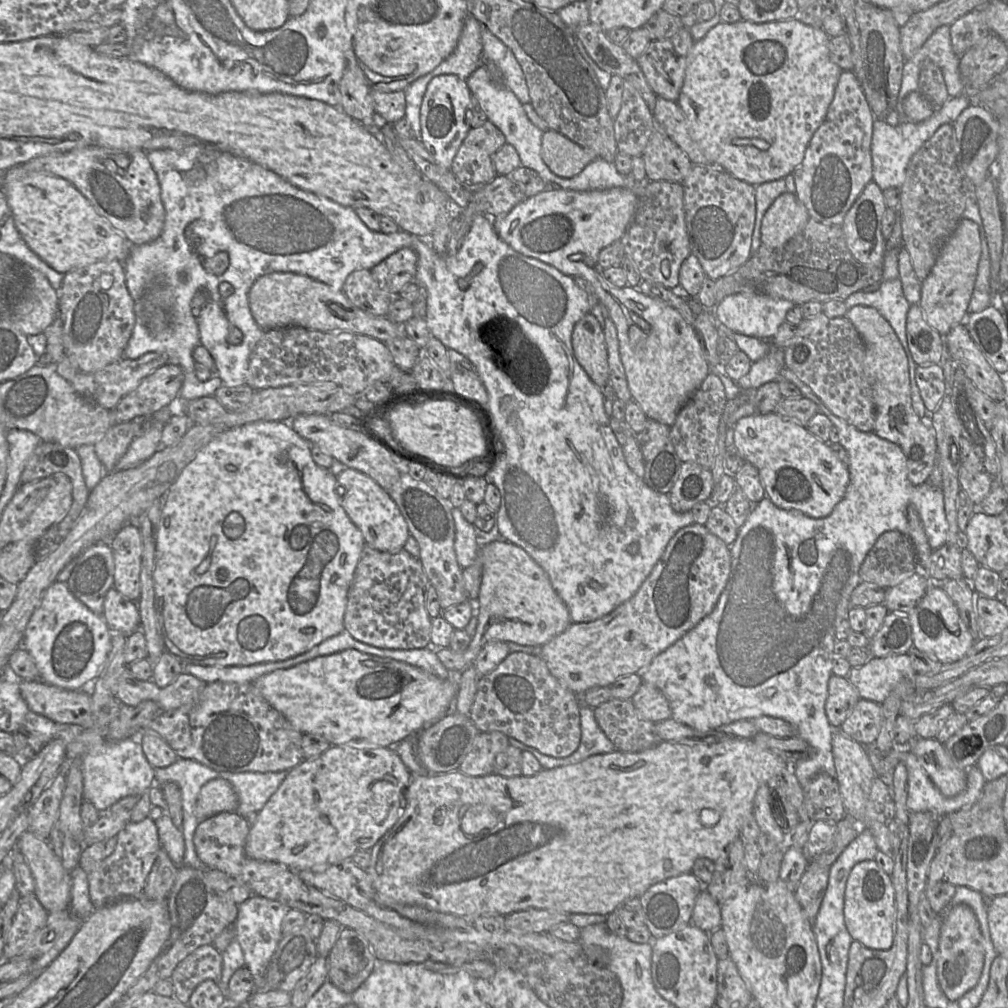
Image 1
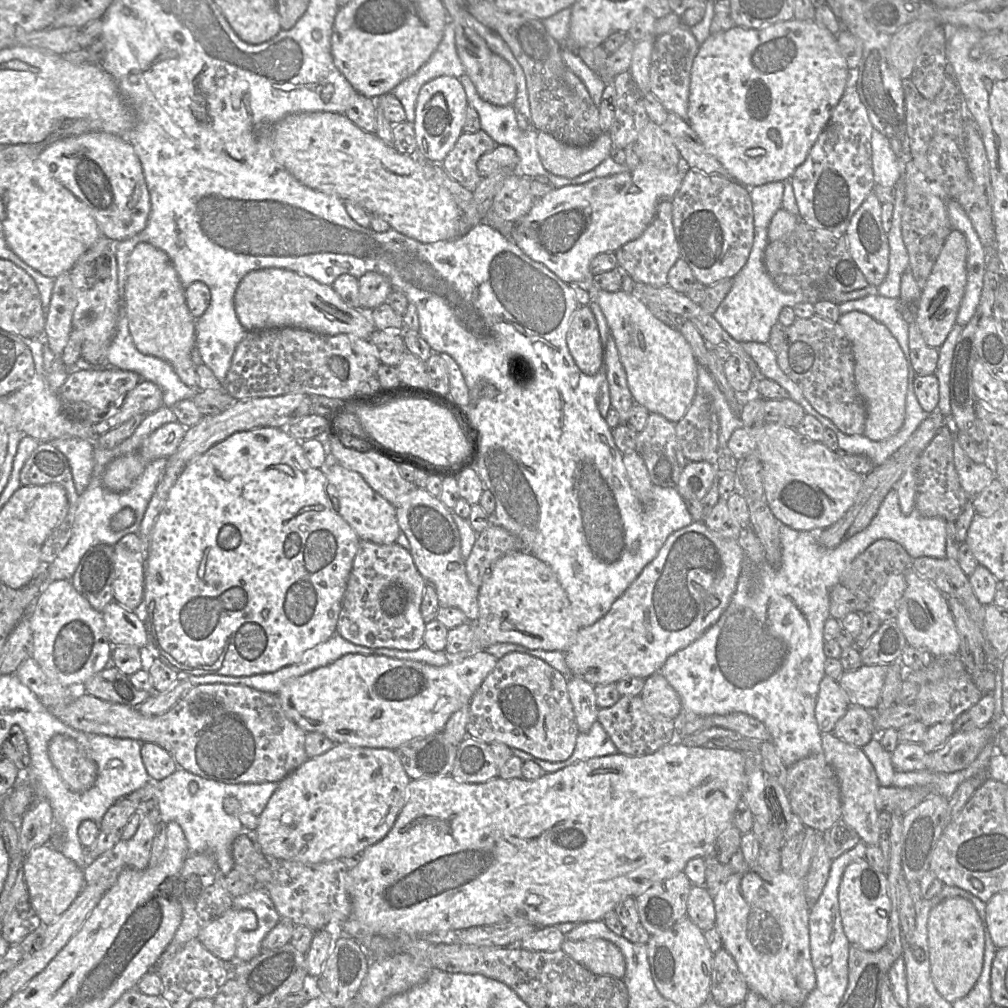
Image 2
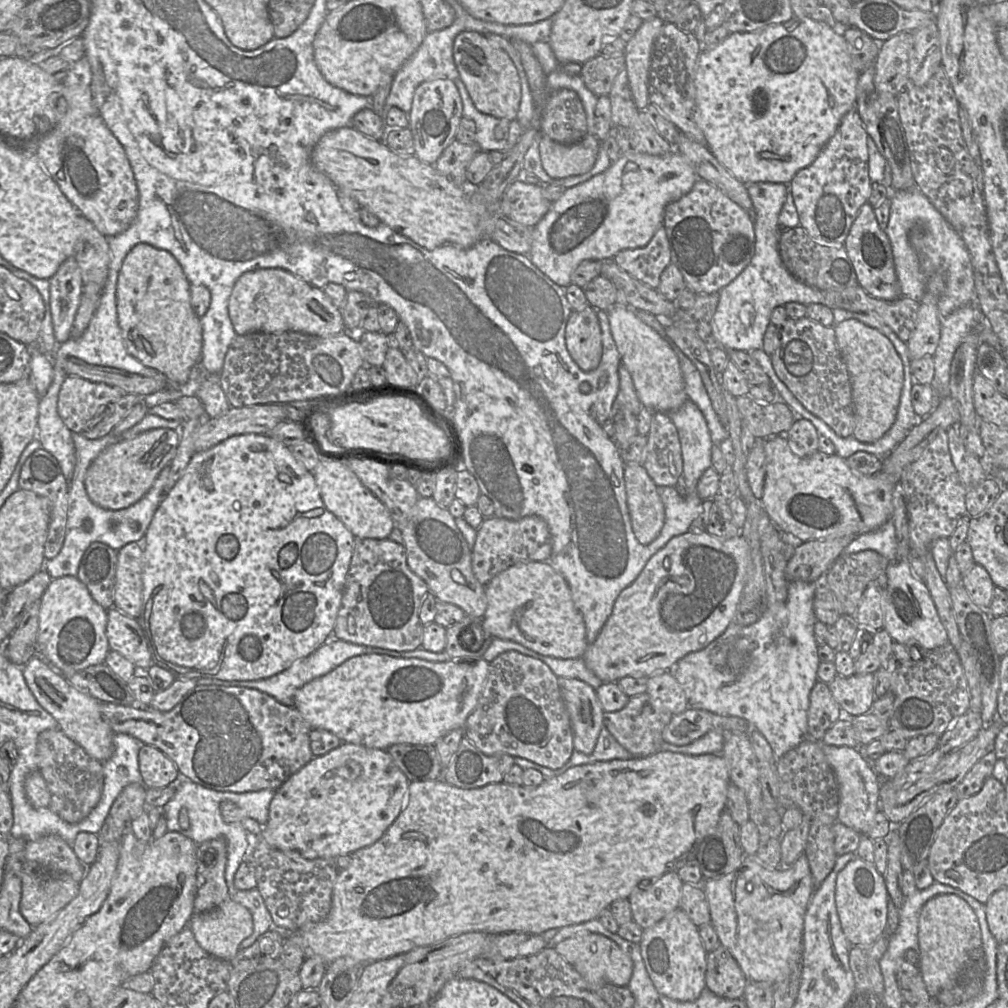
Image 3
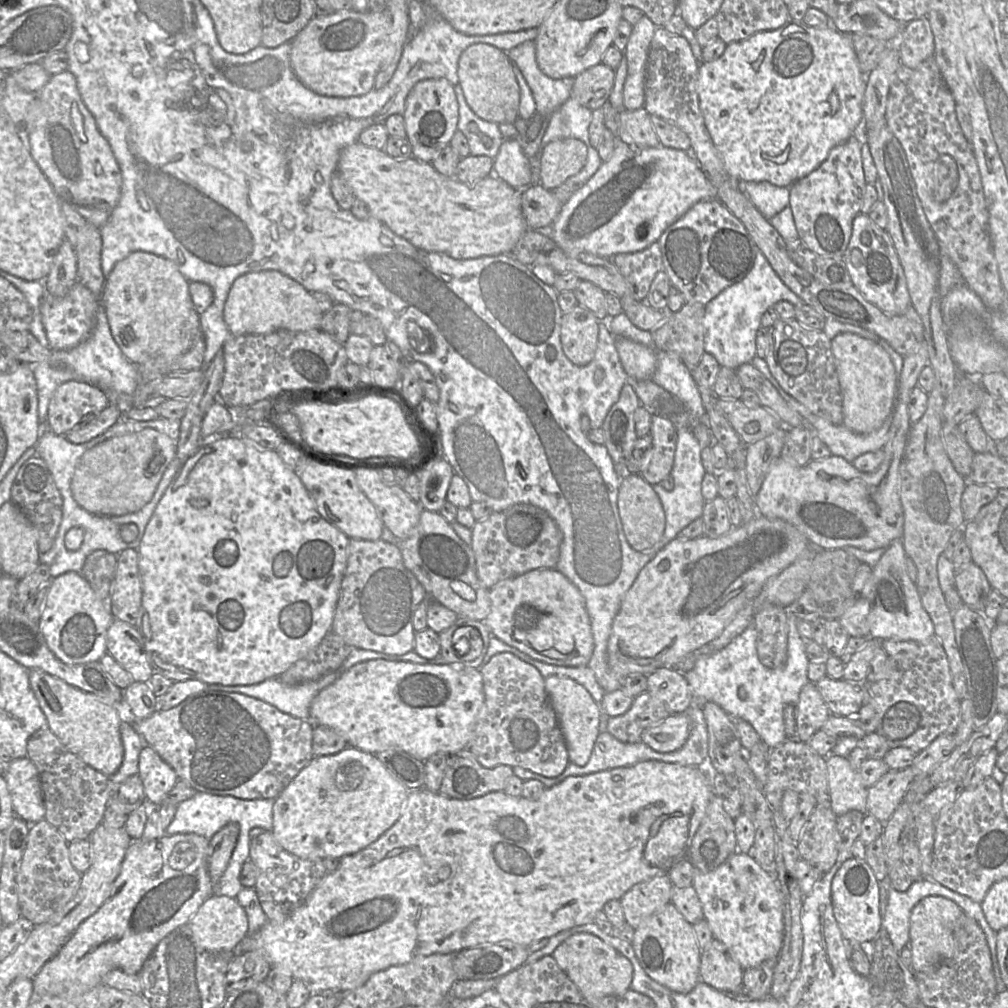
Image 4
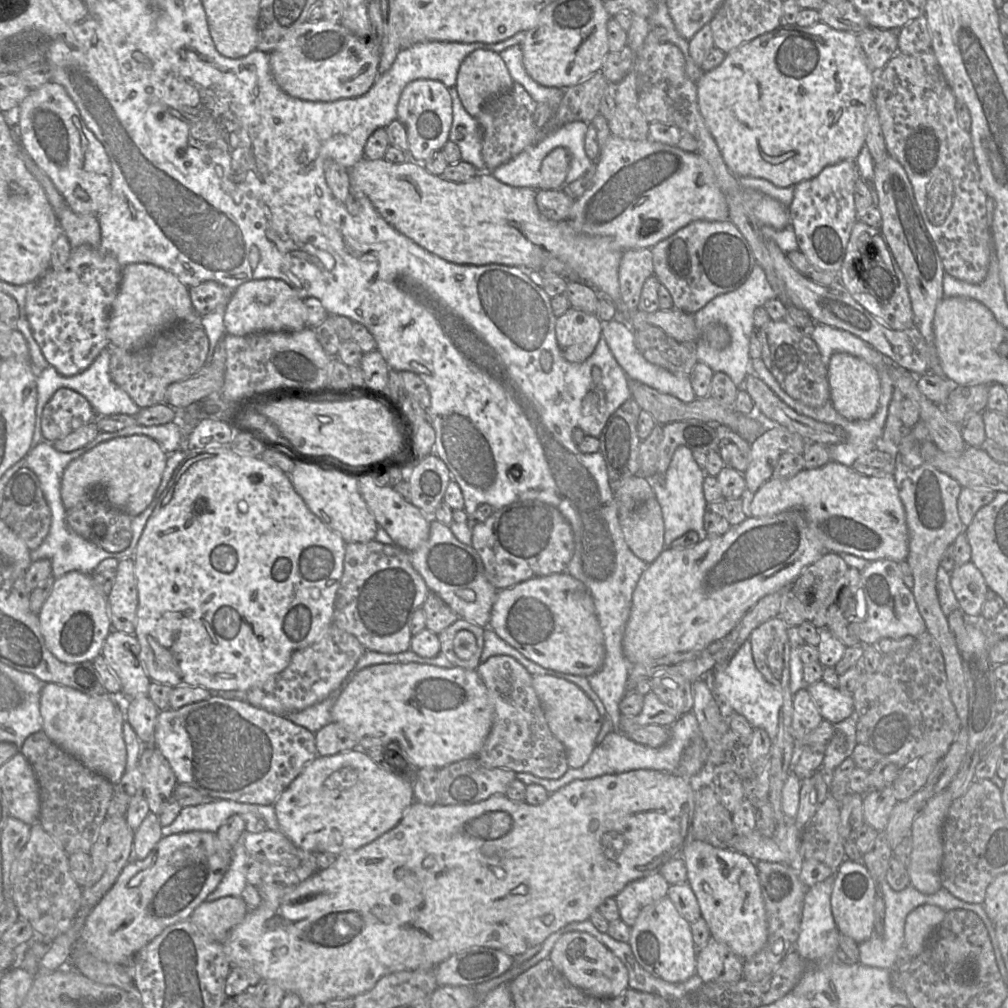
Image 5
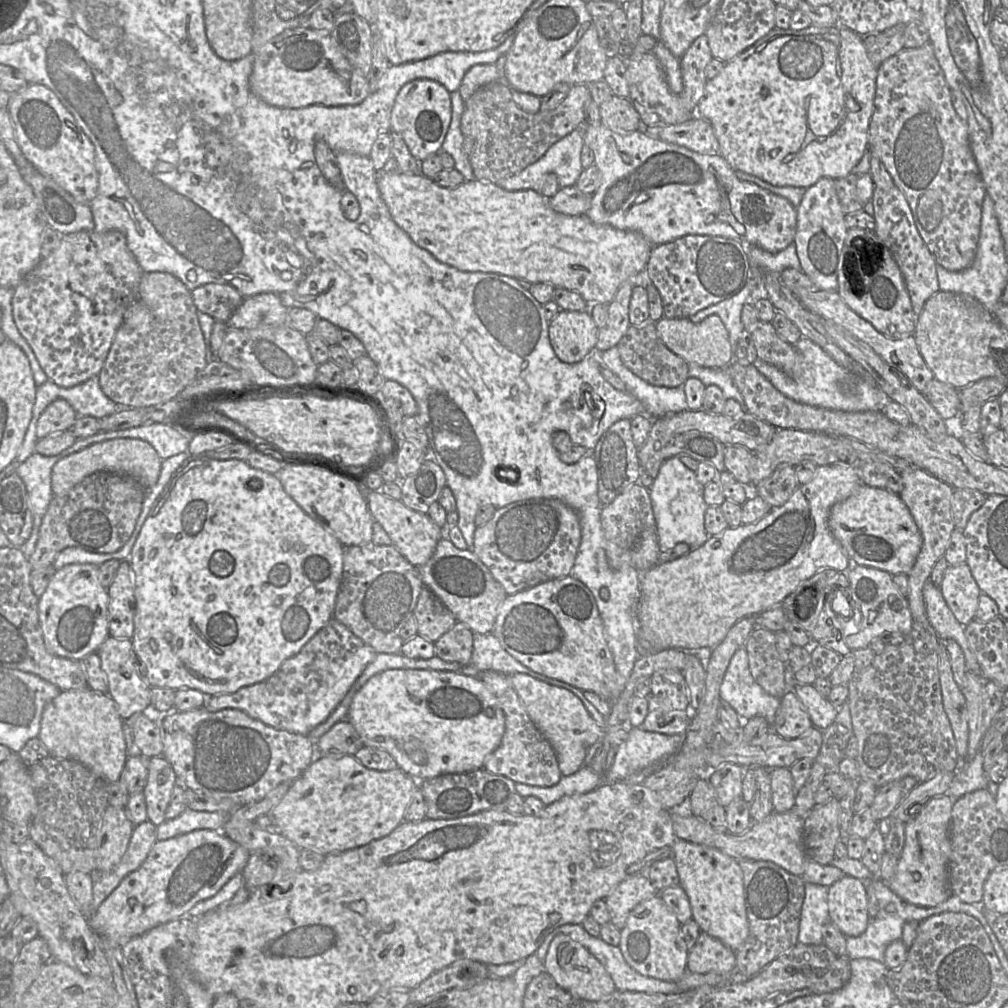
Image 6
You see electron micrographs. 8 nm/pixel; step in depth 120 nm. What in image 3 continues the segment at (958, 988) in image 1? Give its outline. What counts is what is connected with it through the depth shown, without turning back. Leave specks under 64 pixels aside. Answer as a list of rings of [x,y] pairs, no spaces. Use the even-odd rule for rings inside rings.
[[[940,894],[924,904],[919,916],[918,940],[919,969],[931,997],[936,997],[944,989],[952,988],[972,960],[974,952],[982,948],[982,935],[977,916],[964,899],[954,894]]]

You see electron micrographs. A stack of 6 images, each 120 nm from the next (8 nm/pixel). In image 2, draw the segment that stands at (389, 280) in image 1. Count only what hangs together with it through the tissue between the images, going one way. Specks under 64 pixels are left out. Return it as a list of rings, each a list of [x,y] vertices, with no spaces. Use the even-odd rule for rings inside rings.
[[[367,272],[359,280],[360,310],[369,312],[385,303],[393,291],[389,279],[378,272]]]

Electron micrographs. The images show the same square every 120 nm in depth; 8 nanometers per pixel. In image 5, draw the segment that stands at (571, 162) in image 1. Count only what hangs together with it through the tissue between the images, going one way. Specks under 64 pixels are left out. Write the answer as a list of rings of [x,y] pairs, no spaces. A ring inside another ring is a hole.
[[[563,147],[550,151],[540,167],[539,189],[553,190],[562,188],[570,169],[571,155]]]

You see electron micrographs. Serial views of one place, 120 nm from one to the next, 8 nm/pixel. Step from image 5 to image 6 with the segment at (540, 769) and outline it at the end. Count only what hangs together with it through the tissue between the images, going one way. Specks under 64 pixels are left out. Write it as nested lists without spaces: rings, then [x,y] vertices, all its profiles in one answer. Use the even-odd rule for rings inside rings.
[[[484,671],[480,673],[479,678],[496,697],[505,716],[505,732],[502,741],[486,757],[483,767],[488,772],[505,776],[515,783],[540,787],[550,787],[557,784],[561,780],[562,774],[556,753],[527,714],[513,687],[510,675],[496,671]]]

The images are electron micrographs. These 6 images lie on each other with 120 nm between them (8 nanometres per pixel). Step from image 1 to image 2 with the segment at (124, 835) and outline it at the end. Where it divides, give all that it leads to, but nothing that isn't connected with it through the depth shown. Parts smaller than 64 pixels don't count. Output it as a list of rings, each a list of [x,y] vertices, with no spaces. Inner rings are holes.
[[[146,812],[142,813],[138,829],[129,840],[120,839],[115,846],[99,857],[88,860],[83,869],[86,884],[102,884],[110,889],[116,882],[121,871],[126,867],[144,870],[148,867],[152,842],[155,835],[155,825],[150,821]]]

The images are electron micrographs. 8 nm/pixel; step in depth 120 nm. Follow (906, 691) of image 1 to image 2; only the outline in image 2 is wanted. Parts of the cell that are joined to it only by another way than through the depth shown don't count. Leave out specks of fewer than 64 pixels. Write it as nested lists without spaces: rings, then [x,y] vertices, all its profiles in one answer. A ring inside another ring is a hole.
[[[862,665],[854,671],[844,671],[837,680],[851,705],[874,712],[880,702],[889,665]]]

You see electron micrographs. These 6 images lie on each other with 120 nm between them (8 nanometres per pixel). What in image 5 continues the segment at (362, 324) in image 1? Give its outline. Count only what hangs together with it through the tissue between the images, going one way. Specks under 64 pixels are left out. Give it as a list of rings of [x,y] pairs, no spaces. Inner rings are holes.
[[[281,279],[250,280],[232,292],[224,309],[223,321],[226,333],[235,336],[260,332],[301,331],[307,327],[307,308],[297,291]]]

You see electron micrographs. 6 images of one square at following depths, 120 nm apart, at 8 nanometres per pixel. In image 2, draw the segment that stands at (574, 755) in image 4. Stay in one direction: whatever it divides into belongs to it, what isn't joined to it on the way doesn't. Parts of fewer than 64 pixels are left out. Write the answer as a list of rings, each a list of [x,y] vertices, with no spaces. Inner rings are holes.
[[[579,677],[567,678],[567,690],[579,732],[587,732],[598,718],[595,686]]]

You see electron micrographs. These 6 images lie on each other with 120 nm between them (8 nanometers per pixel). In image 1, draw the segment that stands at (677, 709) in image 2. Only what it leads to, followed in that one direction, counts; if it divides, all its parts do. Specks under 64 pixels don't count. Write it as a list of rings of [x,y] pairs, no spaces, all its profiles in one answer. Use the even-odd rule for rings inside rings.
[[[643,682],[631,701],[643,719],[654,723],[672,715],[669,701],[658,688],[649,683]]]

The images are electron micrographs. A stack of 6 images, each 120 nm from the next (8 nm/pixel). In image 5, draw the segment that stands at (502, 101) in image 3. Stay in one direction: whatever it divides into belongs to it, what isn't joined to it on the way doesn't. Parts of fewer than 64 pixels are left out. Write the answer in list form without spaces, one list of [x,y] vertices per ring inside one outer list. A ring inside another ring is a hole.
[[[477,49],[461,63],[456,89],[465,110],[472,117],[493,97],[511,91],[513,80],[496,52]]]

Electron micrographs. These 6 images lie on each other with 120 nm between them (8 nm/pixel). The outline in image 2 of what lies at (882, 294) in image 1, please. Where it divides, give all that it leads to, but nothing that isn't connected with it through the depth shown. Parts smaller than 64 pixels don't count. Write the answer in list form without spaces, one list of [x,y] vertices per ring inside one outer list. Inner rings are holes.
[[[872,291],[869,295],[852,301],[839,304],[840,315],[851,311],[866,313],[876,321],[885,325],[898,341],[907,361],[911,366],[909,358],[909,323],[900,312],[900,299],[880,296]]]

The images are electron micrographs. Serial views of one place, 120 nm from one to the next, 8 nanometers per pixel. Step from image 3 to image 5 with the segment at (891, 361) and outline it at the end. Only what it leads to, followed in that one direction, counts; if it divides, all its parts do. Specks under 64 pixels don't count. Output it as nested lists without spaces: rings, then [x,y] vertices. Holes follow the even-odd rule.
[[[848,353],[834,354],[828,365],[830,400],[836,411],[850,421],[871,419],[879,407],[881,381],[879,371],[865,360]]]

